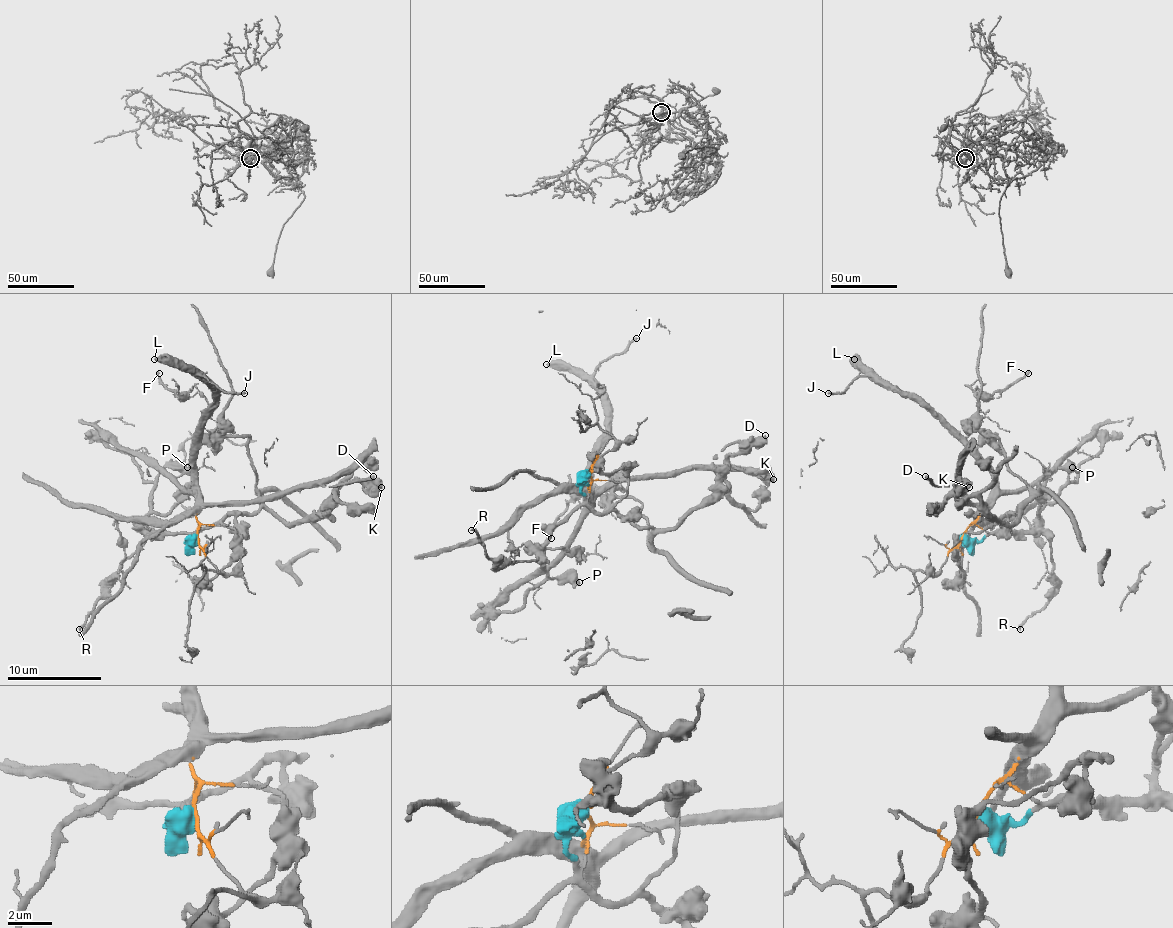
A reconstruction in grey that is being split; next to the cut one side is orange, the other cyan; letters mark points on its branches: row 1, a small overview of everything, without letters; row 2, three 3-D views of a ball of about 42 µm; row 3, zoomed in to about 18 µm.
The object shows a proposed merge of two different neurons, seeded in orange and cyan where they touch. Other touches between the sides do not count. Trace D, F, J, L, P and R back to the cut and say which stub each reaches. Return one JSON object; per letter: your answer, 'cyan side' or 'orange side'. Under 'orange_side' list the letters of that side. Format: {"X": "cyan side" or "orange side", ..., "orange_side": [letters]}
{"D": "orange side", "F": "orange side", "J": "orange side", "L": "orange side", "P": "cyan side", "R": "cyan side", "orange_side": ["D", "F", "J", "L"]}

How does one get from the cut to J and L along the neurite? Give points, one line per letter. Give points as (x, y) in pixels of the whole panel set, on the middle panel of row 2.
J: (589, 472), (589, 503), (587, 472), (599, 437), (606, 430), (606, 401), (594, 378), (596, 368), (637, 337)
L: (589, 472), (589, 503), (589, 460), (606, 430), (606, 401), (573, 371), (558, 371), (547, 363)

